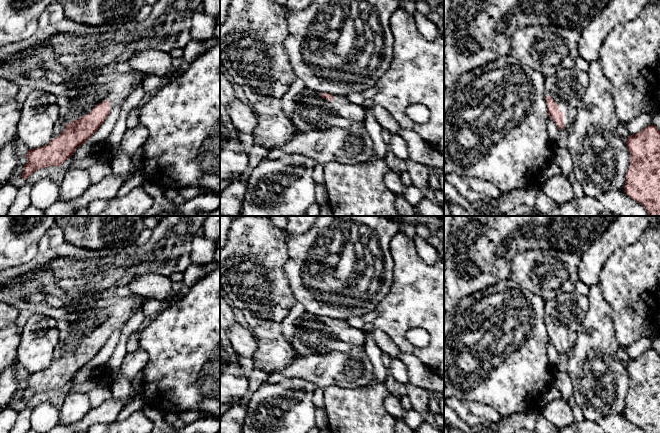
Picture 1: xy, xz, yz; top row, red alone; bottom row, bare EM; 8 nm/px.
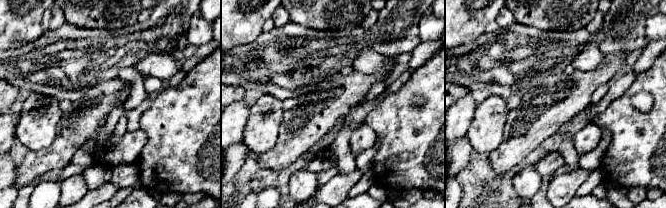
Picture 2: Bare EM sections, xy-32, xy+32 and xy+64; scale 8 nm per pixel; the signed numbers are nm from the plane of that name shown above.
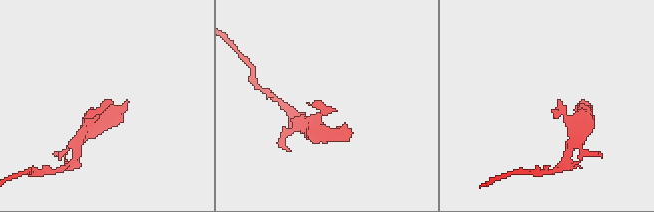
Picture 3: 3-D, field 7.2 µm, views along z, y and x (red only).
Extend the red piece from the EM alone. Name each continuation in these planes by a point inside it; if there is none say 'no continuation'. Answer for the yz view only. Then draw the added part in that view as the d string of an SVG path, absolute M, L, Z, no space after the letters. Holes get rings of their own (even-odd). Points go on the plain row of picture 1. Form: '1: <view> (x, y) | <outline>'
1: yz (566, 311) | M564 292L544 302L545 320L550 319L552 324L558 329L559 334L563 336L563 353L566 354L569 349L573 349L577 339L578 326L582 322L588 309L587 296L572 292Z

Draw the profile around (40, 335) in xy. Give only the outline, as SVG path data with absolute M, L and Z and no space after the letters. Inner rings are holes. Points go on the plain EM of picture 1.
M43 314L27 317L17 349L17 362L29 373L47 369L52 363L59 335L57 320Z

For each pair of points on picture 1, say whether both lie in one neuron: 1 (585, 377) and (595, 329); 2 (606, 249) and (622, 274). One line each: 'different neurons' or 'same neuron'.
1: same neuron
2: different neurons

